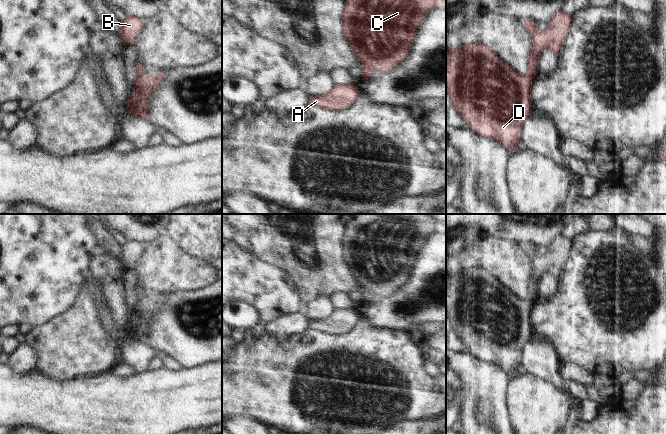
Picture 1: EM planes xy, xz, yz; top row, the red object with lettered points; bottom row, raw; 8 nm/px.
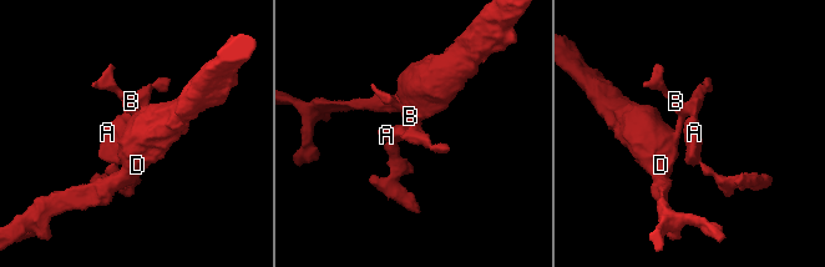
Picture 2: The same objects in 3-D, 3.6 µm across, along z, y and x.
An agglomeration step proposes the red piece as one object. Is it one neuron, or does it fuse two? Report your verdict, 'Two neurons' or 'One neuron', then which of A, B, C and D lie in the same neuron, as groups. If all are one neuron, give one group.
One neuron. Groups: A B C D.

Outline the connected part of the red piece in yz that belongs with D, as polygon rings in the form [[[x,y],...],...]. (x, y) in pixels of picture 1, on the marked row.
[[[562,10],[555,14],[544,32],[539,31],[536,22],[530,19],[523,21],[531,33],[533,45],[526,75],[517,73],[488,45],[479,42],[446,51],[446,93],[469,128],[483,137],[500,142],[513,152],[521,141],[523,125],[532,114],[531,87],[537,75],[541,53],[551,49],[557,56],[560,55],[572,21],[573,16]]]

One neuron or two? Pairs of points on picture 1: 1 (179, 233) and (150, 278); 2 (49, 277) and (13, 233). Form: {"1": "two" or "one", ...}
{"1": "two", "2": "one"}

